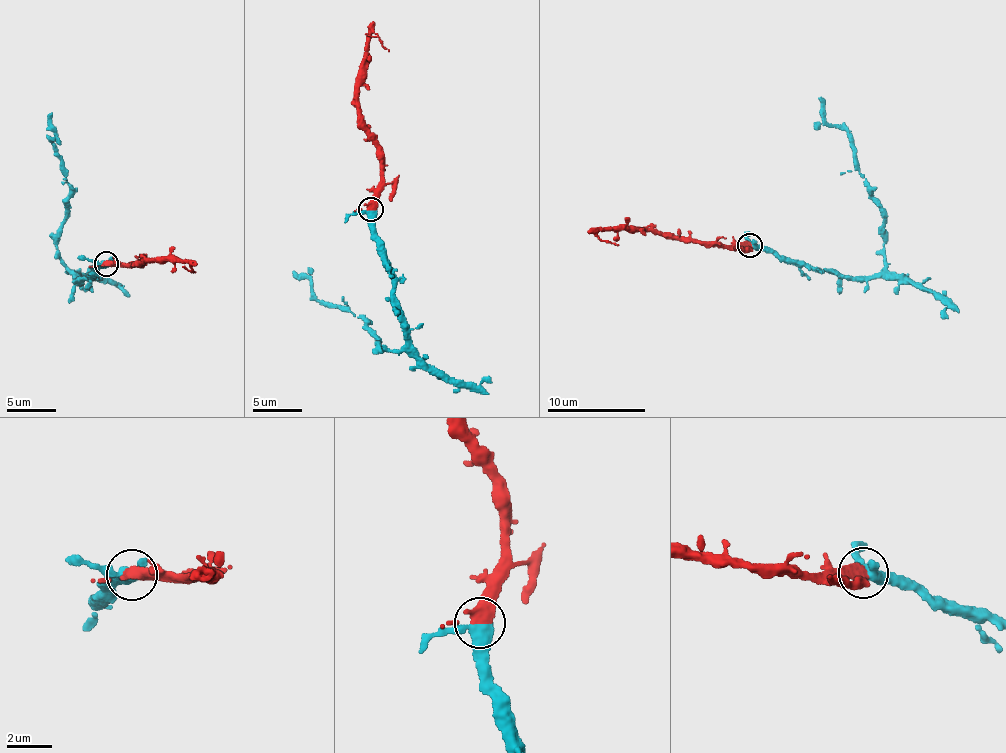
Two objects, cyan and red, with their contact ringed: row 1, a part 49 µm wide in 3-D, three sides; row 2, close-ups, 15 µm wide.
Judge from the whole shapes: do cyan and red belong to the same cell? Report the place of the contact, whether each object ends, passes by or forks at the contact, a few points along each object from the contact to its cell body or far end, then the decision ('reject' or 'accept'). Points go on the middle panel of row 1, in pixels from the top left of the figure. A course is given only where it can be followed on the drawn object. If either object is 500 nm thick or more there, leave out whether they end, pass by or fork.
place (371, 209); cyan passes by; red passes by; course cyan (370, 209), (404, 316), (405, 344), (398, 351), (377, 348), (360, 317), (322, 304), (295, 271); course red (370, 209), (380, 182), (381, 152), (361, 113), (360, 73), (369, 35), (380, 38), (388, 50); accept

